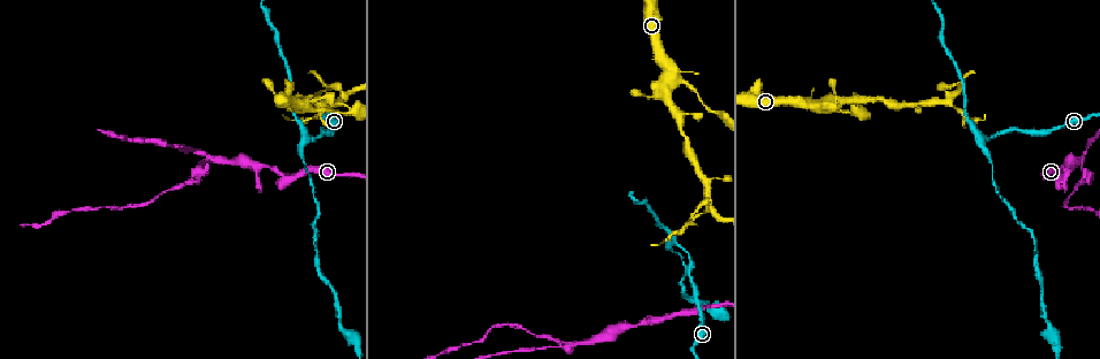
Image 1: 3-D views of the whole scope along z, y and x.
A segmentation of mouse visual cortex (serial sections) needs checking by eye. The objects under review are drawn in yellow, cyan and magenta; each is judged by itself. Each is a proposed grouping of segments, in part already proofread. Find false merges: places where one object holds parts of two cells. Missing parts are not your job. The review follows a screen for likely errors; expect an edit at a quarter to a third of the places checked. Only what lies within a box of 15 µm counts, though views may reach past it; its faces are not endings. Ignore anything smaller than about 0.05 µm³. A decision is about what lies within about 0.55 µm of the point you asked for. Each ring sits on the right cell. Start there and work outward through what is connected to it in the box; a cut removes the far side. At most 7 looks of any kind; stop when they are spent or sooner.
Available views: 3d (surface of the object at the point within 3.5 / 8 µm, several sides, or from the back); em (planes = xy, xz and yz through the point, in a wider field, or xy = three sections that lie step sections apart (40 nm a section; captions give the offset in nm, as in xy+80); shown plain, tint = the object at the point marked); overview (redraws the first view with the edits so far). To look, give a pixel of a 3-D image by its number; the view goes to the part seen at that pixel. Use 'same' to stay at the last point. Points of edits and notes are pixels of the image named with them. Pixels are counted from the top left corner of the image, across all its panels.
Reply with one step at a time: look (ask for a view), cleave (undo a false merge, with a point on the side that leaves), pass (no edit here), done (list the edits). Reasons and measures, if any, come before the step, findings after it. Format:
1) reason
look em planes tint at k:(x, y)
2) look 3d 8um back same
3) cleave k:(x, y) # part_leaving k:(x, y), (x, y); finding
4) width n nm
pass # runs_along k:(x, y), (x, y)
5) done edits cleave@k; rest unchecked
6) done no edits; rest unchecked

look 3d 8um at 1:(839, 99)

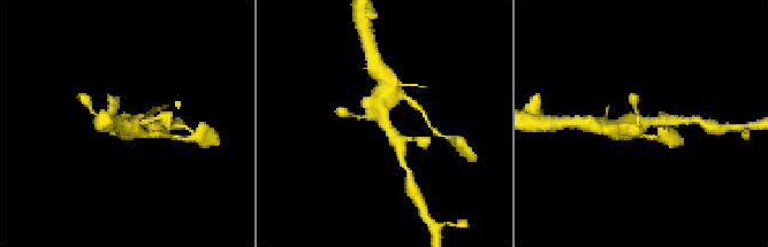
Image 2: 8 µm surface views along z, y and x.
look 3d 3.5um at 2:(645, 120)

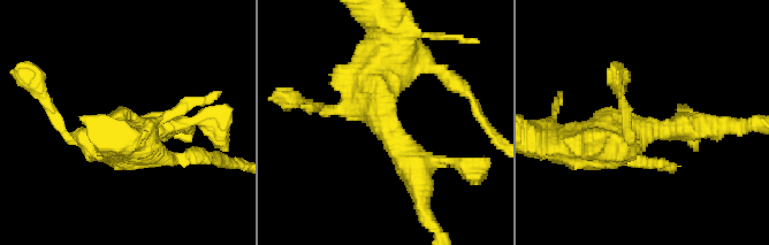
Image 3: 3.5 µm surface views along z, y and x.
look em xy step 5 tint at 3:(383, 117)

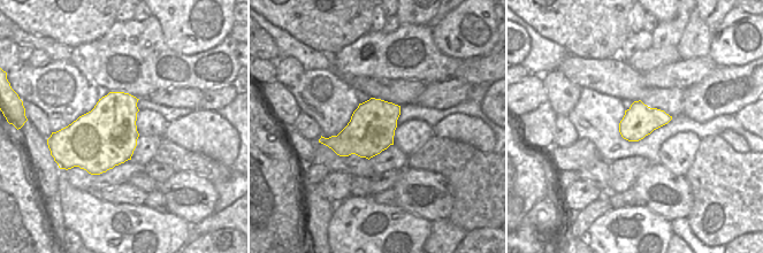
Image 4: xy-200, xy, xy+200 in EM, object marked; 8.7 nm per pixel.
pass # runs_along 3:(390, 28), (375, 107), (411, 160); continuous, no second cell

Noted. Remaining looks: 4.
three-way junction
look em xy step 2 tint at 1:(307, 140)

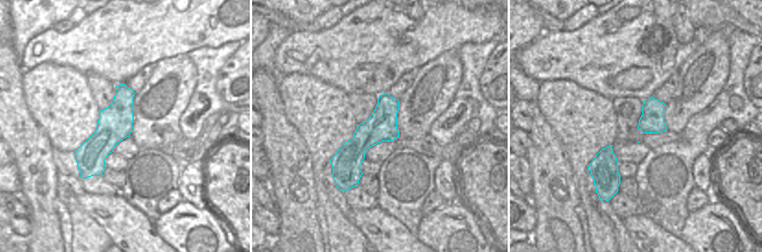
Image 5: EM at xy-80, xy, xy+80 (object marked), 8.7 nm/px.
see where the arms go
look 3d 3.5um same

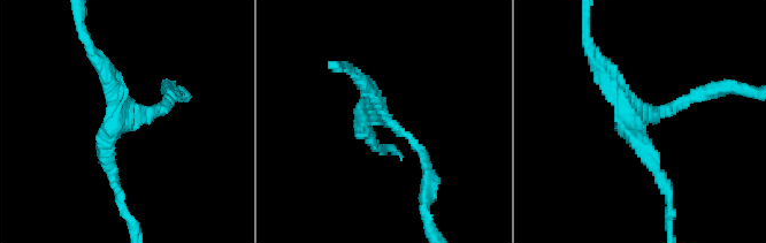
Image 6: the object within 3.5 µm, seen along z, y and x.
pass # continuous, no second cell

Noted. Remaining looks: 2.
done no edits; rest unchecked

